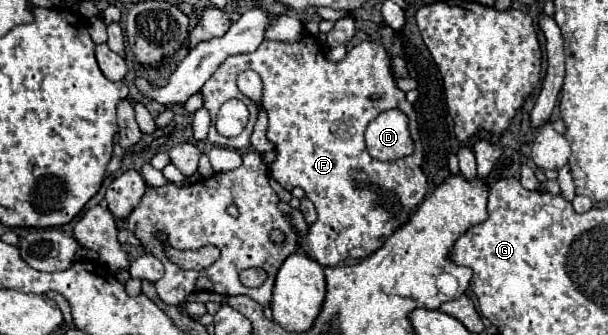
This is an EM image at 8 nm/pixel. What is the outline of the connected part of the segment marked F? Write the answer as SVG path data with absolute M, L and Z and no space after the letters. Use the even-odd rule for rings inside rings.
M303 33L297 43L263 41L263 45L245 55L229 55L201 89L203 107L211 119L217 117L221 103L241 99L249 109L249 123L237 137L223 137L215 125L209 129L213 145L245 149L259 115L259 105L237 89L237 75L253 69L261 75L261 107L269 119L269 141L275 145L277 159L269 175L287 191L301 187L317 209L317 221L305 235L297 233L297 245L321 267L333 267L349 259L363 259L377 251L385 239L409 221L413 207L421 203L427 191L423 173L423 143L417 125L417 113L397 87L399 77L407 77L403 57L391 57L379 43L363 41L347 51L345 59L333 63L325 57L319 43ZM387 109L407 109L415 151L399 161L383 163L369 155L363 131L371 119Z

